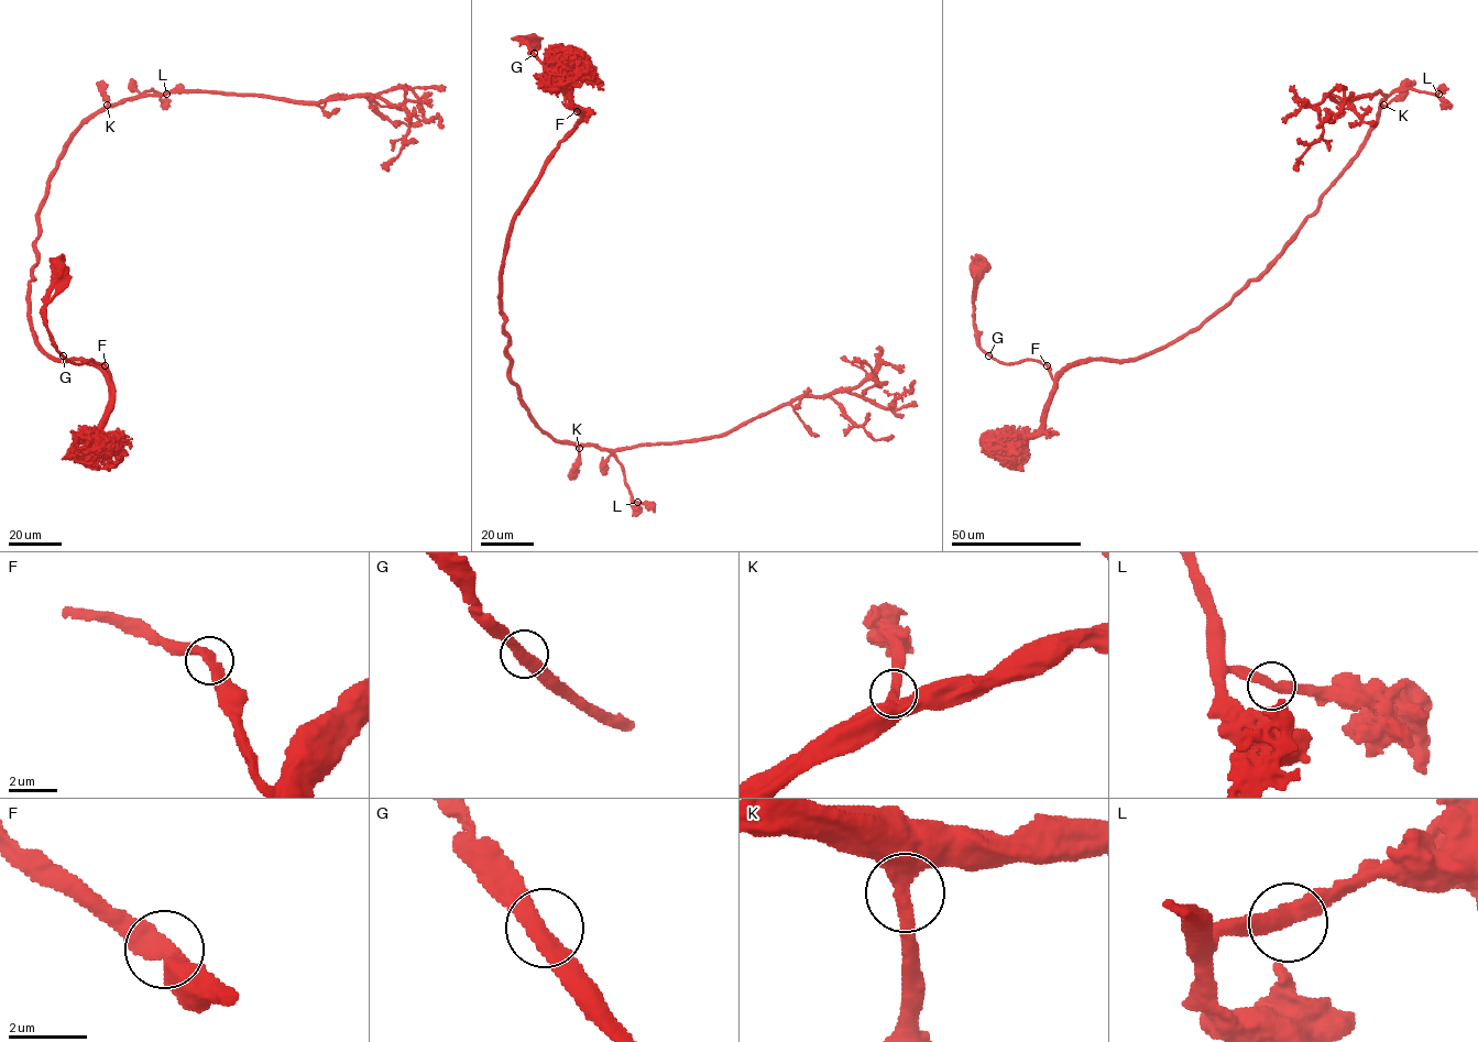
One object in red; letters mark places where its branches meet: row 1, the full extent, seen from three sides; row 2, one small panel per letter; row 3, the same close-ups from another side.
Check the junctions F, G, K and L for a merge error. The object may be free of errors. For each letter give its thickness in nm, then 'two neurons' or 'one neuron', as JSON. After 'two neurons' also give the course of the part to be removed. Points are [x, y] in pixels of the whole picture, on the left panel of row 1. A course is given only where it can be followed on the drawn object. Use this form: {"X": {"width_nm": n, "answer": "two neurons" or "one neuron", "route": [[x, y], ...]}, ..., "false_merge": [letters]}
{"F": {"width_nm": 380, "answer": "one neuron"}, "G": {"width_nm": 360, "answer": "one neuron"}, "K": {"width_nm": 380, "answer": "one neuron"}, "L": {"width_nm": 420, "answer": "one neuron"}, "false_merge": []}

